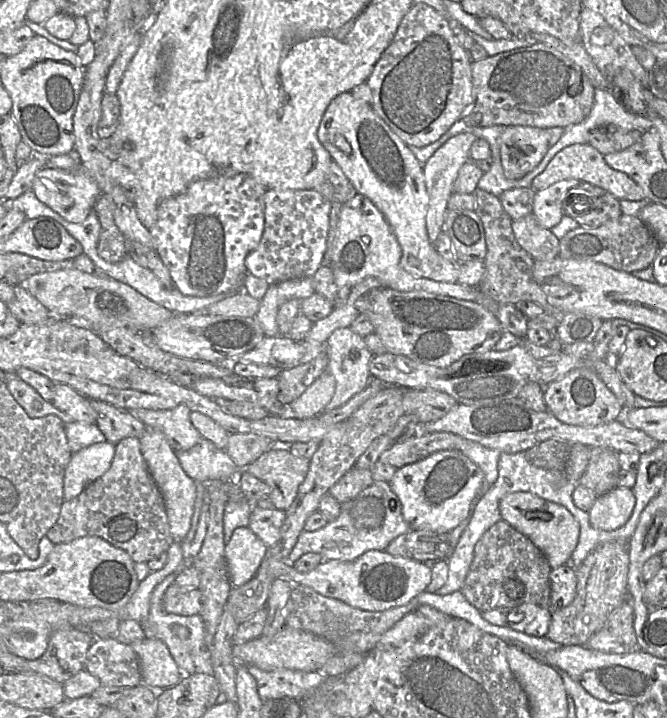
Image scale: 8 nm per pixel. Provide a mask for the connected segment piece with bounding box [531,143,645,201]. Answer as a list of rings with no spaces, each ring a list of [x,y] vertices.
[[[589,143],[572,144],[559,151],[550,160],[544,171],[533,179],[531,188],[538,191],[567,179],[599,187],[614,195],[618,200],[639,201],[645,197],[641,188],[627,174],[611,168],[605,162],[604,155]]]

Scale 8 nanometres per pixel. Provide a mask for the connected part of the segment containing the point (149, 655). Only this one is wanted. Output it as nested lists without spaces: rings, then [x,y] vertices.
[[[144,638],[130,645],[139,660],[142,682],[148,687],[164,690],[177,684],[184,674],[162,640]]]

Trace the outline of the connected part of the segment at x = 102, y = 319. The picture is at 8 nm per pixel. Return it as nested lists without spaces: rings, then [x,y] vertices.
[[[76,268],[35,274],[21,286],[46,307],[52,319],[63,319],[94,332],[108,331],[116,326],[153,331],[174,316],[173,312],[150,301],[127,284],[111,278],[95,277]]]

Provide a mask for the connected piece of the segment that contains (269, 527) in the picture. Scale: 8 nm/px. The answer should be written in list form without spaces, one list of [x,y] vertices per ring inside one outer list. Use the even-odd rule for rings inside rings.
[[[253,507],[248,528],[270,549],[275,550],[281,541],[281,528],[286,512],[273,507]]]

